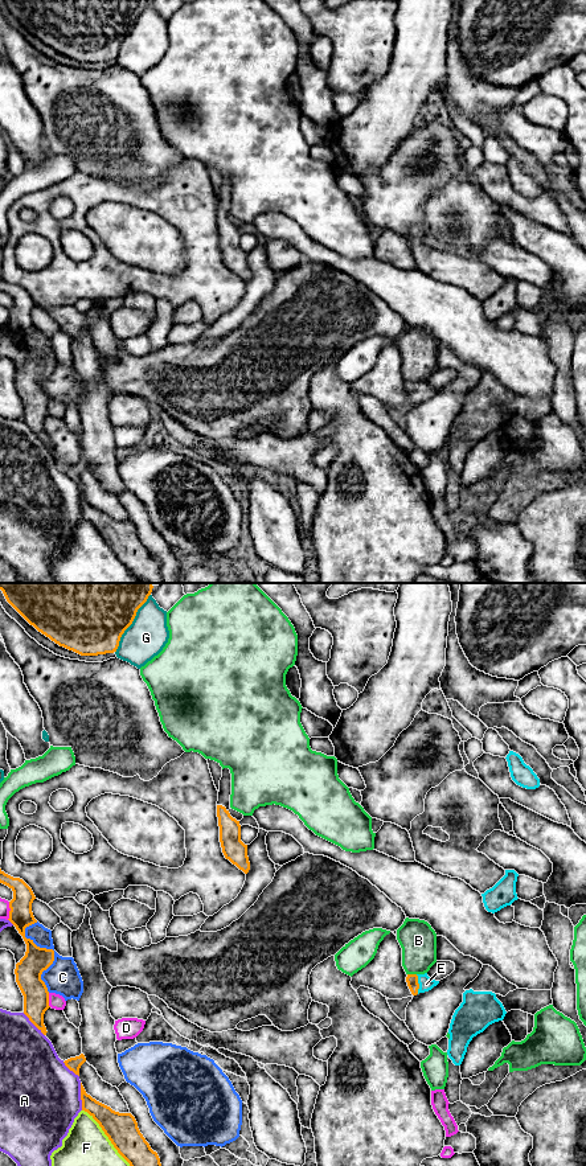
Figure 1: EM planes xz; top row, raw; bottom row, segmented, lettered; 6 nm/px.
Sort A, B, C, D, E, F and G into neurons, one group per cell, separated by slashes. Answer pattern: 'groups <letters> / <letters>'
groups A / B / C / D / E / F / G

